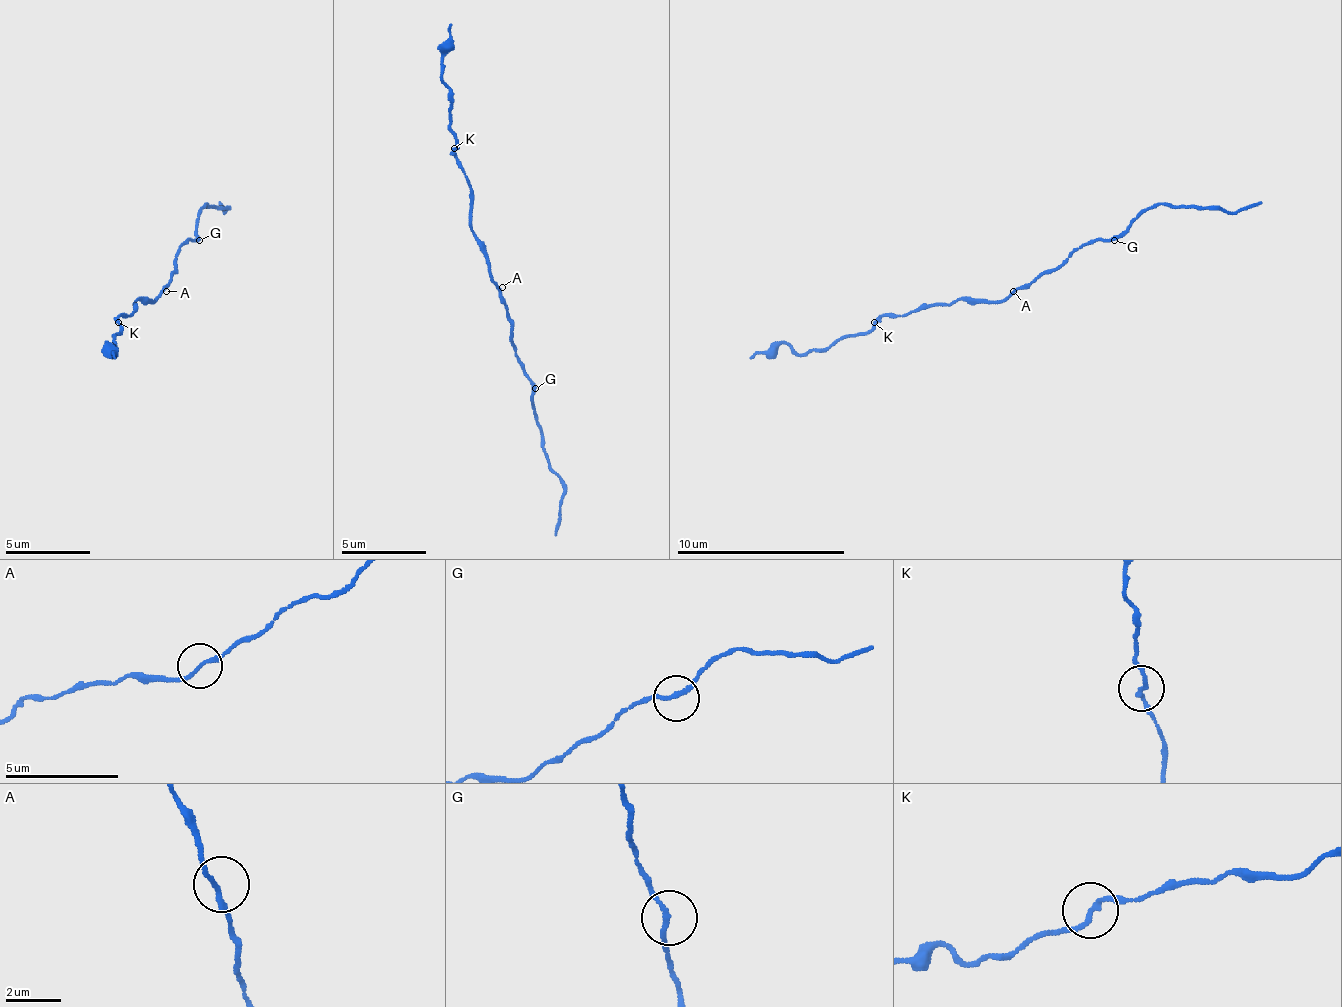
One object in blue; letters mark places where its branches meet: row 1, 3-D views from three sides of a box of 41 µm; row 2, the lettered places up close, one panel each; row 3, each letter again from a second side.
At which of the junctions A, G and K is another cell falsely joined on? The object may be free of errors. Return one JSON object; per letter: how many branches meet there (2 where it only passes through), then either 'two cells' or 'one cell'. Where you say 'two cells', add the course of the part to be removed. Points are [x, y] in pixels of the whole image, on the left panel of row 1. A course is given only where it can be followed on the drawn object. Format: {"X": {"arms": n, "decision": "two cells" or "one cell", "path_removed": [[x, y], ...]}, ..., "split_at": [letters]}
{"A": {"arms": 2, "decision": "one cell"}, "G": {"arms": 2, "decision": "one cell"}, "K": {"arms": 2, "decision": "one cell"}, "split_at": []}

